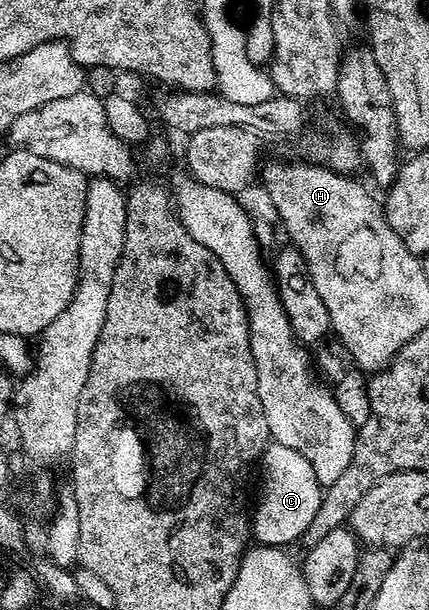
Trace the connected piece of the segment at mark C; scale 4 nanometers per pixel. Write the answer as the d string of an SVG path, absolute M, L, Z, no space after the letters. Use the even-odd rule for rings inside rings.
M274 442L265 448L260 467L265 480L261 483L261 500L251 511L252 538L267 547L284 548L285 543L297 543L321 504L323 488L317 482L315 469L311 469L311 461L307 461L303 453Z

